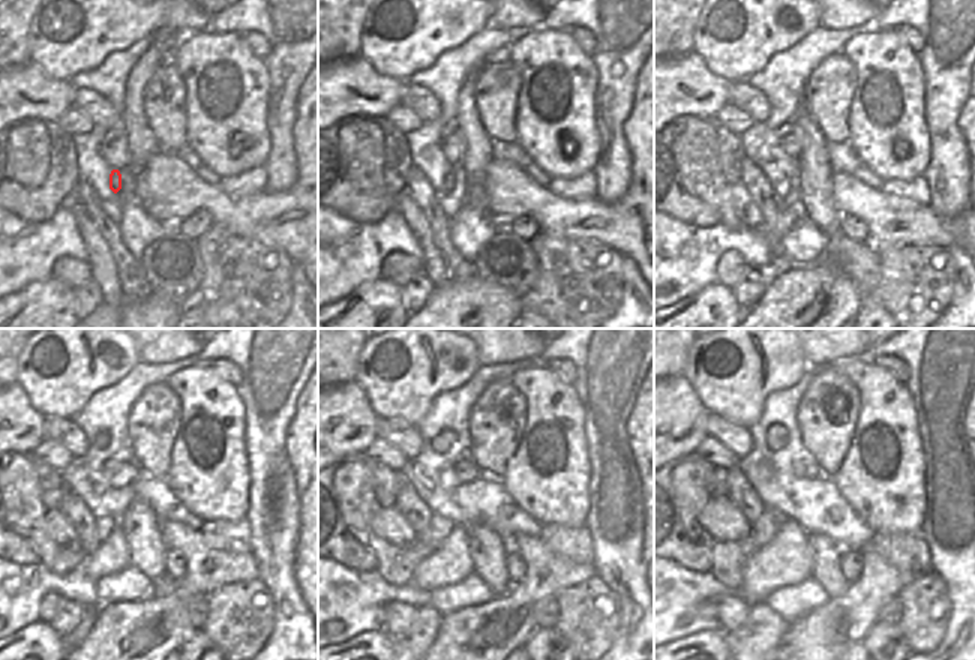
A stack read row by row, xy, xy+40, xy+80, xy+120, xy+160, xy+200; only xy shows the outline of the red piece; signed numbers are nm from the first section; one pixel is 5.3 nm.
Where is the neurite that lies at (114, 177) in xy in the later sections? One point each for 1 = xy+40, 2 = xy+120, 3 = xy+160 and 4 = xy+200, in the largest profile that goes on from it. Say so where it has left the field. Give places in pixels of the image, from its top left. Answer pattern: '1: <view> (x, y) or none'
1: xy+40 (449, 180)
2: xy+120 (104, 527)
3: xy+160 (353, 482)
4: xy+200 (687, 482)

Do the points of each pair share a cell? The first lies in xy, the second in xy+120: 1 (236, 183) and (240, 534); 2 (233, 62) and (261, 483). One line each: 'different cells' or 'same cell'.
1: same cell
2: different cells

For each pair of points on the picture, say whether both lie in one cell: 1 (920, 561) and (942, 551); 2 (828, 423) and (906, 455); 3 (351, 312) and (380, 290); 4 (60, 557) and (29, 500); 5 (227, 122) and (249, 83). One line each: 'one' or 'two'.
1: two
2: two
3: one
4: one
5: one

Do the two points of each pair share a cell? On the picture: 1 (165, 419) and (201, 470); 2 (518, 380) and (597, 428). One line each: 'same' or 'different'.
1: different
2: different

